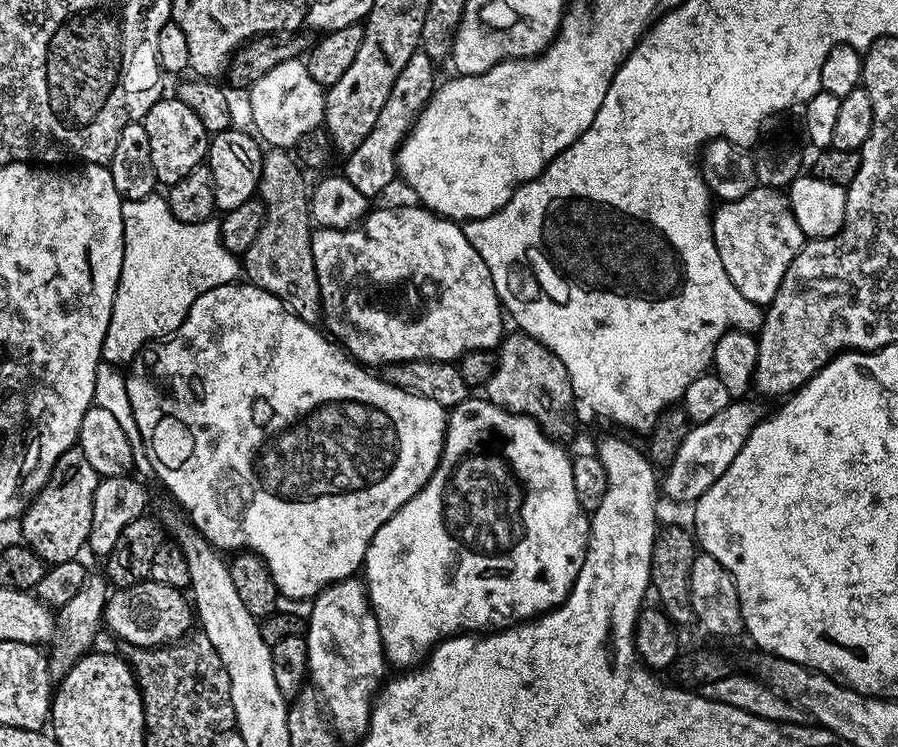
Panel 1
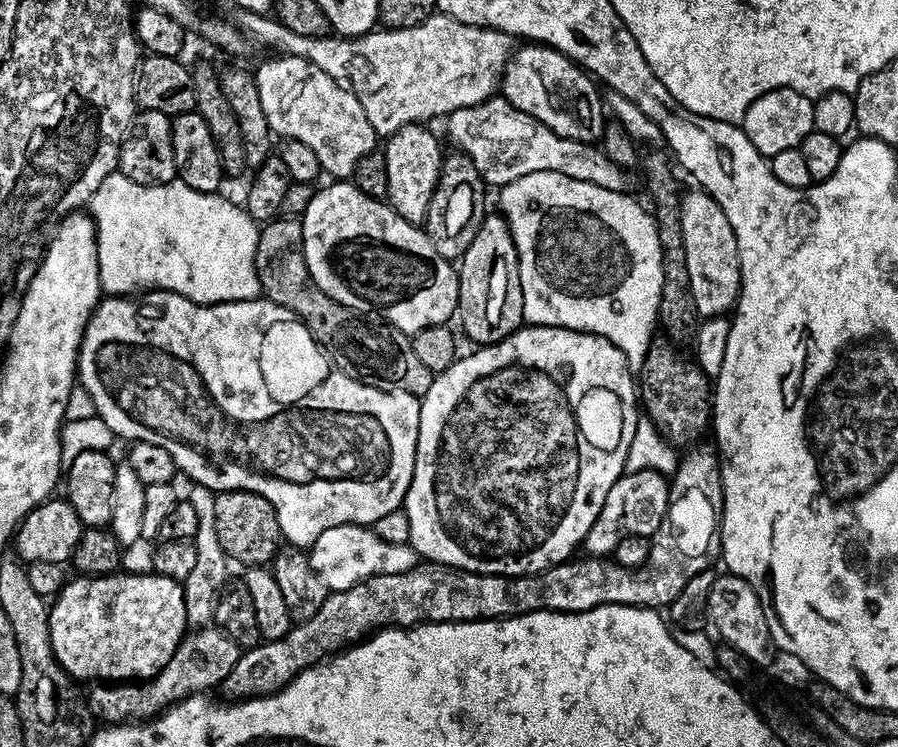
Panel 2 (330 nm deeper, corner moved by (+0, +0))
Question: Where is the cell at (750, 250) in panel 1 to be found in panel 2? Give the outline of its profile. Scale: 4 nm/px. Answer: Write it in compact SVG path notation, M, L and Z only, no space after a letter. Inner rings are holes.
M497 94L490 100L483 100L480 104L475 104L472 108L459 108L449 112L446 117L448 123L448 136L456 143L455 147L470 157L478 174L484 179L485 185L503 186L522 178L526 174L535 172L557 172L566 174L566 178L574 178L582 182L590 182L594 186L602 186L606 190L615 192L628 192L629 173L623 168L619 168L609 156L604 152L603 147L596 144L583 144L570 138L562 138L554 134L538 118L518 110L509 100L504 99L503 95Z

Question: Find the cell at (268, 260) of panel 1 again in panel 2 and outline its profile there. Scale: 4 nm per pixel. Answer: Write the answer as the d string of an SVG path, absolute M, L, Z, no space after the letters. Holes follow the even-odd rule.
M280 216L267 221L260 228L256 273L261 293L295 314L306 330L310 330L328 359L350 378L383 392L405 392L423 398L426 390L430 390L434 374L426 370L426 366L422 366L421 360L414 354L411 339L371 311L347 308L327 296L314 282L303 250L304 226L299 219Z

